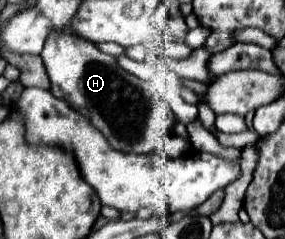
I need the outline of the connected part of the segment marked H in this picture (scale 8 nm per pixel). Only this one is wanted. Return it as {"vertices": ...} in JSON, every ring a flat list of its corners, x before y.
{"vertices":[[53,31,41,51,41,59,51,81,51,93,87,117,87,121,107,137,113,149,121,153,155,153,157,141,173,133,177,117,169,101,149,83,123,71,115,57,101,53,95,43]]}

